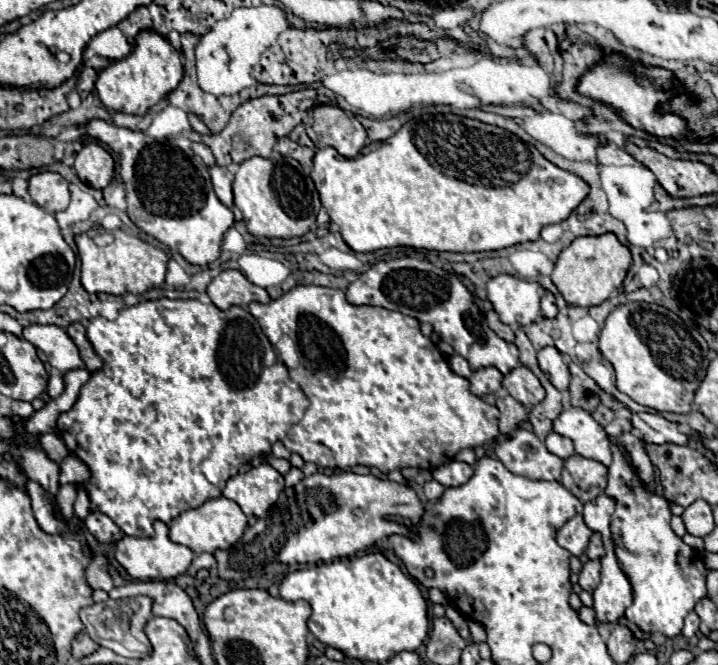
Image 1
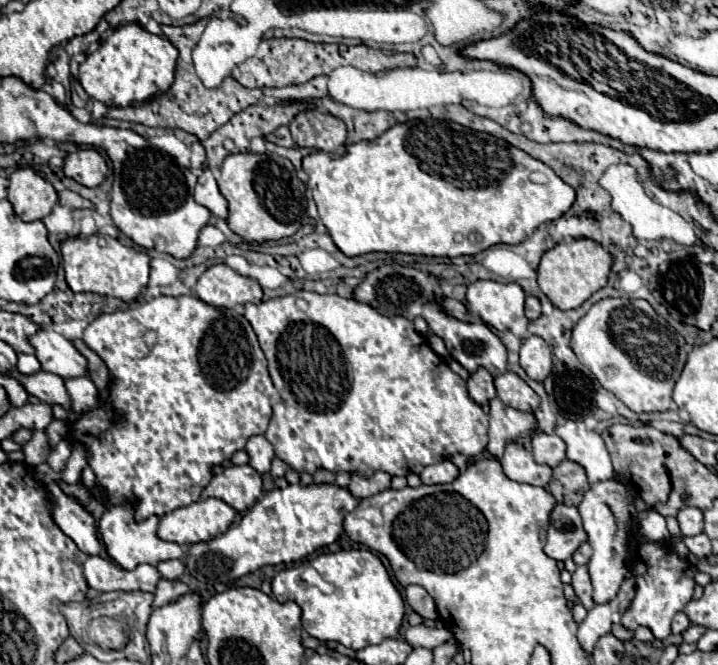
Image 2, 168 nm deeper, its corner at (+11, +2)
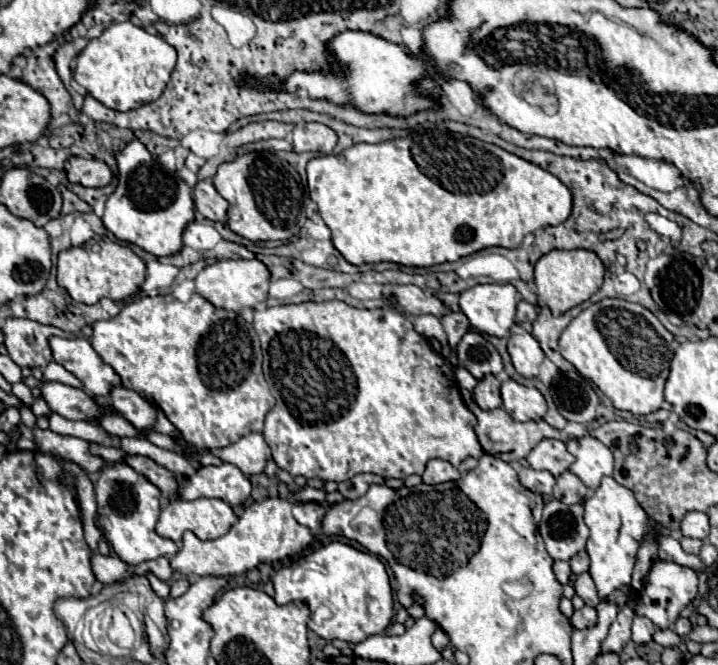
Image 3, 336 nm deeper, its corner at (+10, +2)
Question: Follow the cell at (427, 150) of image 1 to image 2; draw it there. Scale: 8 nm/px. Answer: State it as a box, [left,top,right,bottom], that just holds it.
[303,120,575,258]

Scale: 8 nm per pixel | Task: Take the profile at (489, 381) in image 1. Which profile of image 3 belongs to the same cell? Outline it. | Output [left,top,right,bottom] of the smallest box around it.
[472,374,502,410]

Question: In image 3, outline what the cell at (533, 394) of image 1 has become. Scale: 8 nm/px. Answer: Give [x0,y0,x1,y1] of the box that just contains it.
[502,380,546,422]

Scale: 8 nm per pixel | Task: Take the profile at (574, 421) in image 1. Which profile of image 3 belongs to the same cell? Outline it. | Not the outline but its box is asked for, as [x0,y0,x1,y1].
[568,436,614,490]

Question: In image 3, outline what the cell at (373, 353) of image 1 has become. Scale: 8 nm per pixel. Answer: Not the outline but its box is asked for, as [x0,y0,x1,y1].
[254,300,484,482]

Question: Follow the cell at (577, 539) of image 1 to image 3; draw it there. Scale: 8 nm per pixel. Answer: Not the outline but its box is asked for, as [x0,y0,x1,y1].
[538,500,588,560]

